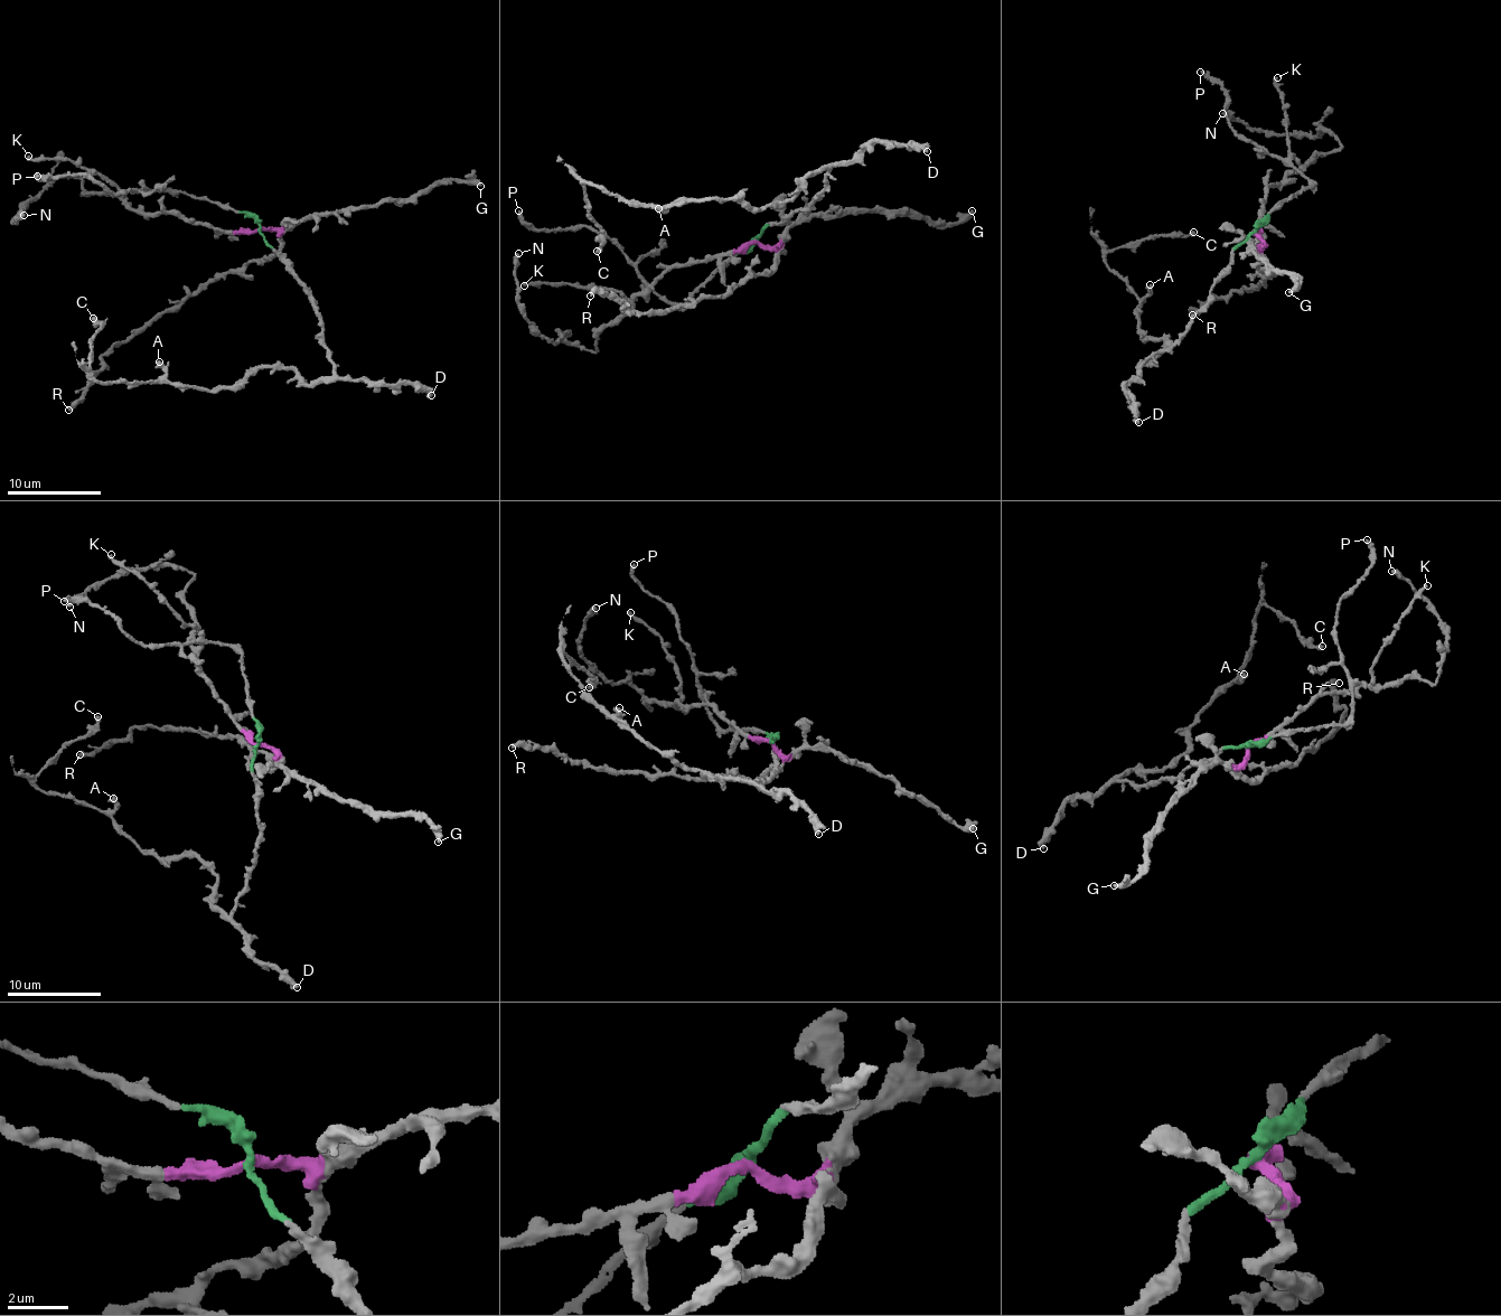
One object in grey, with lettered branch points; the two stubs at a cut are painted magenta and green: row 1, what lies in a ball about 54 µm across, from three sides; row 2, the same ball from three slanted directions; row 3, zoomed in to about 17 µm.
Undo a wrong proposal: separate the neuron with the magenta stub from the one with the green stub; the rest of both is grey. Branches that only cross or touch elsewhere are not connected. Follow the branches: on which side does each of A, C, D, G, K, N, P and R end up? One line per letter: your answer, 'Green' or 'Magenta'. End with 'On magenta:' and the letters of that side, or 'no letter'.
A: Green
C: Green
D: Green
G: Magenta
K: Magenta
N: Magenta
P: Green
R: Magenta
On magenta: G, K, N, R

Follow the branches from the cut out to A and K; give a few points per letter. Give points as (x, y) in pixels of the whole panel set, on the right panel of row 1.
A: (1254, 233), (1172, 346), (1142, 365), (1165, 350), (1166, 338), (1146, 337), (1136, 321), (1150, 284)
K: (1254, 233), (1266, 187), (1287, 178), (1297, 163), (1288, 150), (1276, 77)

